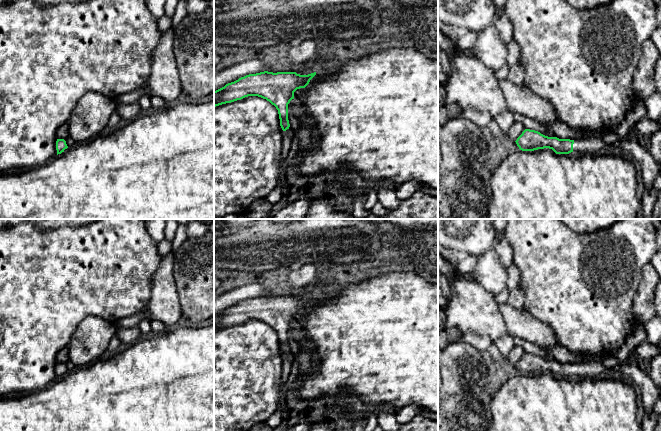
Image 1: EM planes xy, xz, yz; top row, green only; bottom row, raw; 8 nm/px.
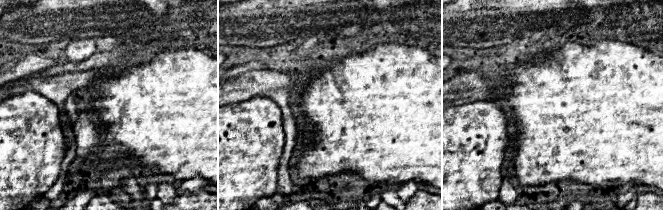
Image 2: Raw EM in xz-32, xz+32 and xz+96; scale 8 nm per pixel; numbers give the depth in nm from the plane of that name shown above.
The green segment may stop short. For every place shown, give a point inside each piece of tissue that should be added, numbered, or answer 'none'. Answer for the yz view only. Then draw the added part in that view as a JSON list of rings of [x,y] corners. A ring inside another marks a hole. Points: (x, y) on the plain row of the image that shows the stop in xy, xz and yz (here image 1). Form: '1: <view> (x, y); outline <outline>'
1: yz (593, 370); outline [[[577,363],[574,364],[573,376],[600,378],[606,377],[607,368],[599,363]]]

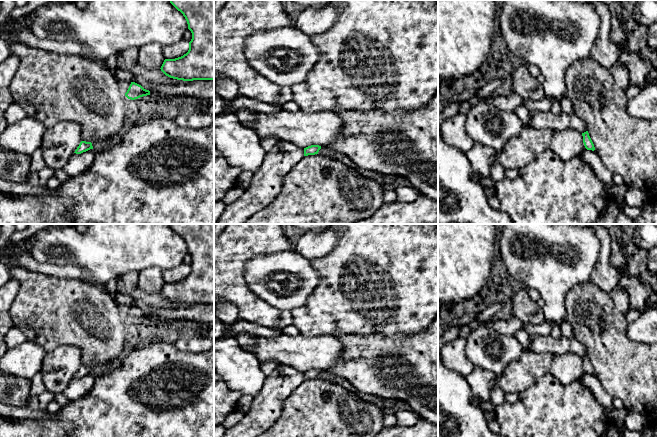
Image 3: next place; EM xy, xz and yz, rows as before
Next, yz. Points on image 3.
none

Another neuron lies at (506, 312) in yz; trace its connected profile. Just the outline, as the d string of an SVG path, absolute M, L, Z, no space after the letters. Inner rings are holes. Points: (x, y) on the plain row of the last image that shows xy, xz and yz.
M509 300L503 305L503 308L499 312L497 312L495 315L491 317L491 319L488 322L493 323L501 320L506 320L511 316L513 316L512 300Z

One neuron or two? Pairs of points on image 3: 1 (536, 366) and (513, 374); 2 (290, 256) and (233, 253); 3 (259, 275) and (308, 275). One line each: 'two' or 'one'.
1: one
2: two
3: one

